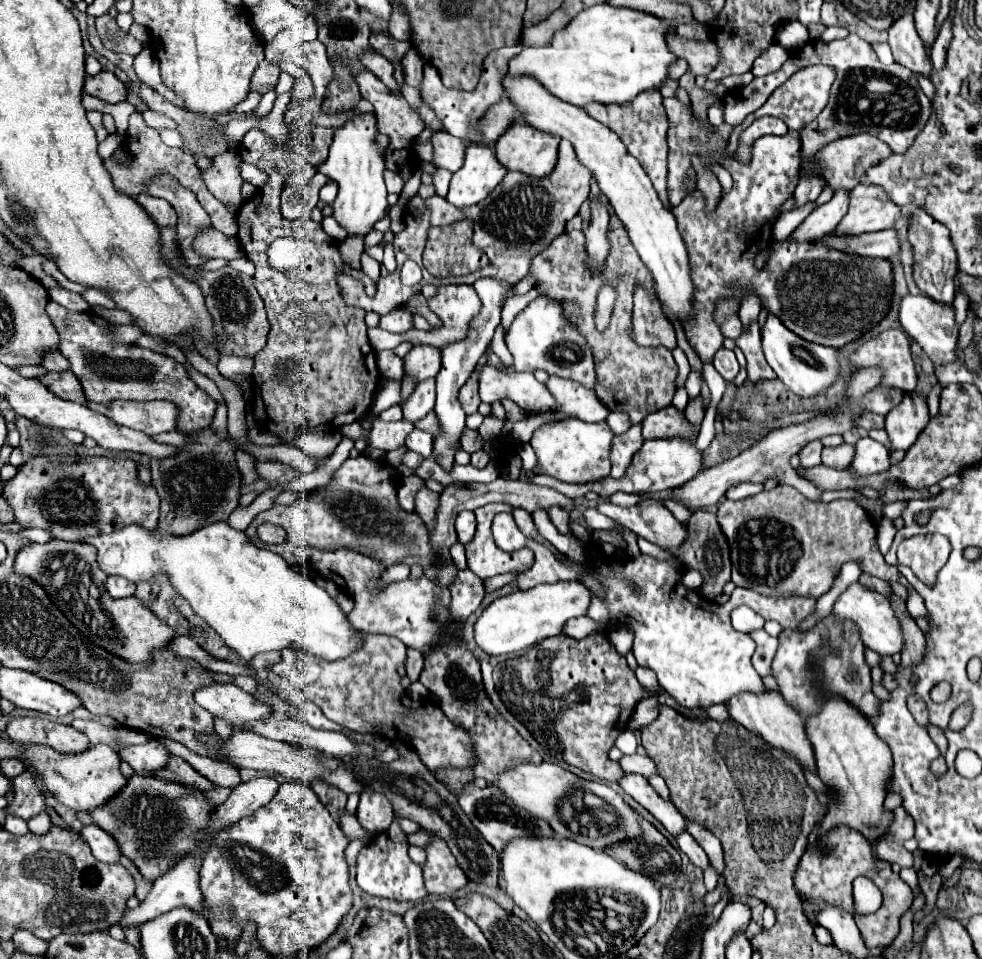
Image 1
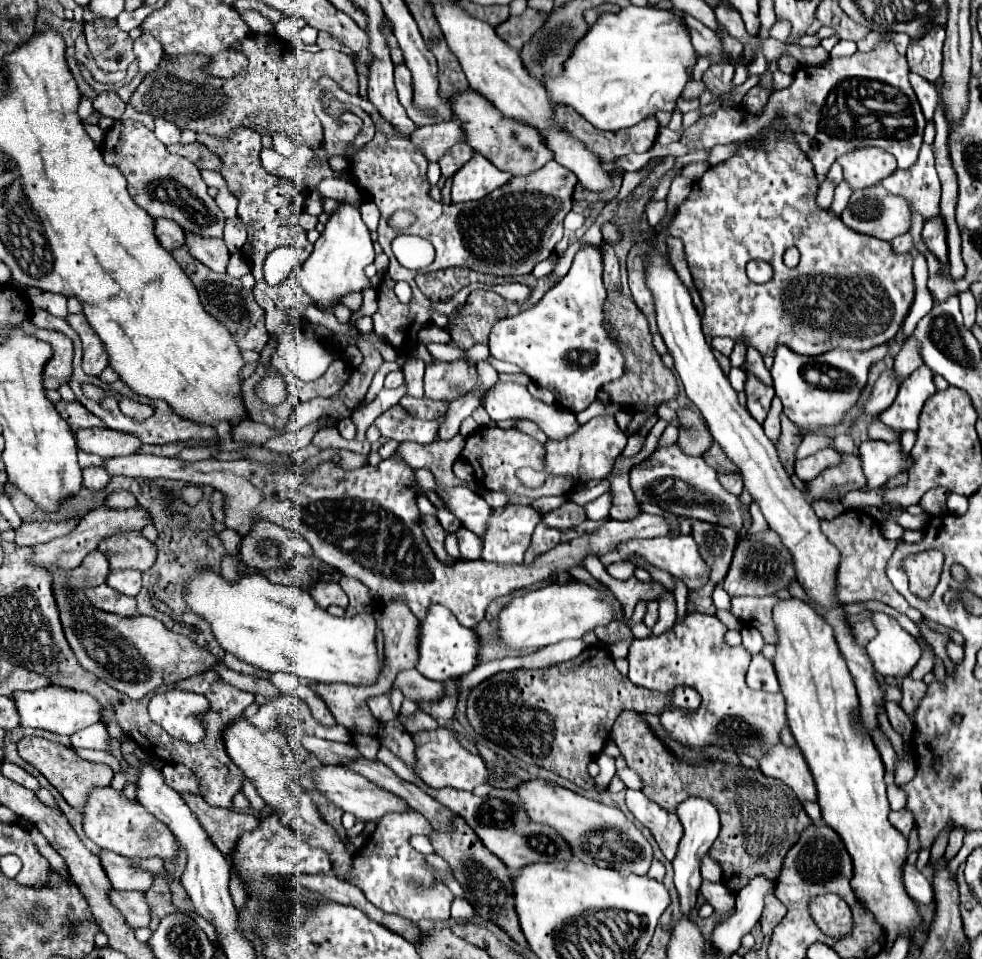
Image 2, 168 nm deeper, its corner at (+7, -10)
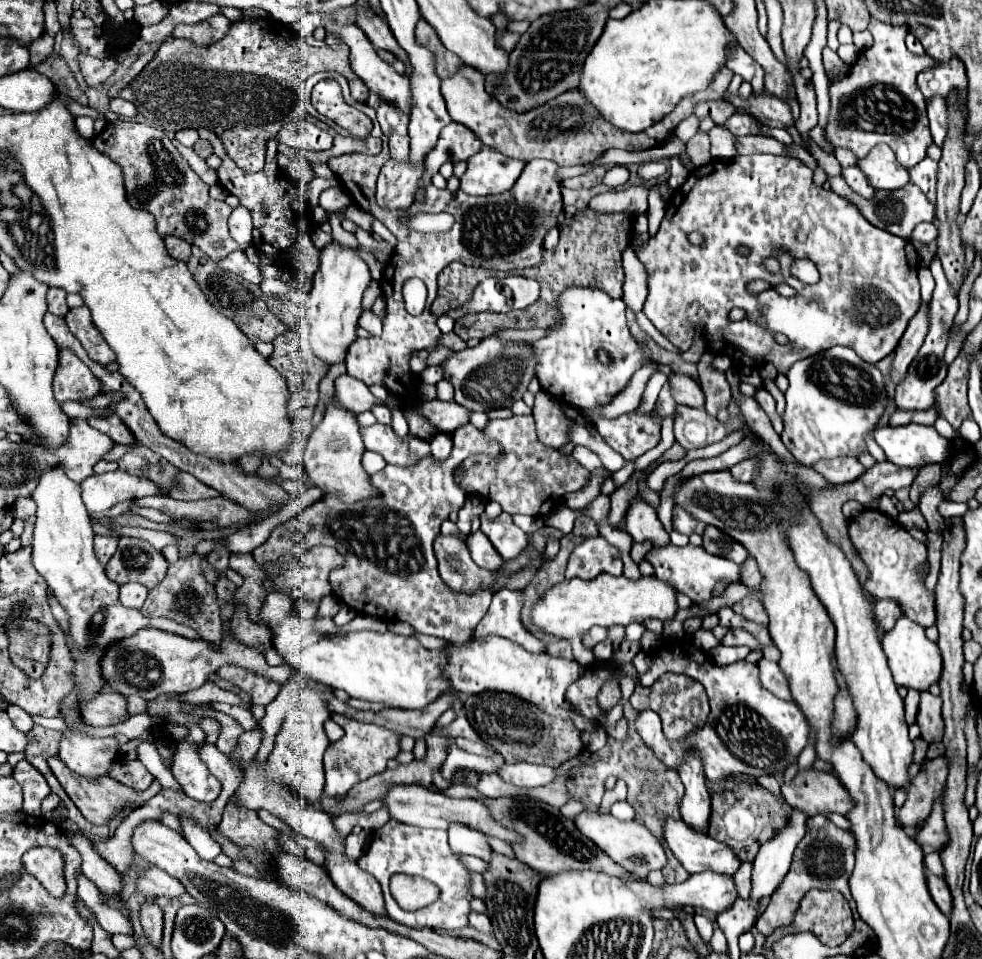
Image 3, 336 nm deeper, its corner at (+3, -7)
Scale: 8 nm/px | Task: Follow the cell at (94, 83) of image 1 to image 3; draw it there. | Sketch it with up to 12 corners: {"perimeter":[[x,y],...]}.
{"perimeter":[[111,99],[111,111],[135,117],[137,109],[125,99]]}

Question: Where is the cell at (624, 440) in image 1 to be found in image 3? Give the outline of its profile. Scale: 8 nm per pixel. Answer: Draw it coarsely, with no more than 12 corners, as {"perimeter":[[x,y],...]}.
{"perimeter":[[635,499],[625,531],[635,541],[669,543],[653,507]]}

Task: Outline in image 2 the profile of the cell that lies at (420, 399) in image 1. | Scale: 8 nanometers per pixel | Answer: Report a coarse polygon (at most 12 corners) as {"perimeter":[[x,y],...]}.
{"perimeter":[[431,358],[425,398],[457,400],[477,388],[467,360]]}

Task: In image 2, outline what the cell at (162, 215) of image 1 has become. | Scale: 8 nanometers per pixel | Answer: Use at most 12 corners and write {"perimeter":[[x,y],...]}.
{"perimeter":[[155,220],[155,236],[165,250],[185,244],[183,230],[173,220]]}

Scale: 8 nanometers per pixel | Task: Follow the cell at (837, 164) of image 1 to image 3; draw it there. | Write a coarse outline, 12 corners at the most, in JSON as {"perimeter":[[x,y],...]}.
{"perimeter":[[889,145],[857,161],[875,189],[901,189],[909,173]]}

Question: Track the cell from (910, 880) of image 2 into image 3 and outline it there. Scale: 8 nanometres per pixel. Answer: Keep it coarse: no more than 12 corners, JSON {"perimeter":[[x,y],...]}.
{"perimeter":[[927,873],[935,905],[949,917],[951,893],[945,879]]}

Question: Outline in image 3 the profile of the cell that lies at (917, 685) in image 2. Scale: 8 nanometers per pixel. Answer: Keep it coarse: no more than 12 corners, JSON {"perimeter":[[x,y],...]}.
{"perimeter":[[921,691],[917,725],[927,743],[943,739],[941,697]]}

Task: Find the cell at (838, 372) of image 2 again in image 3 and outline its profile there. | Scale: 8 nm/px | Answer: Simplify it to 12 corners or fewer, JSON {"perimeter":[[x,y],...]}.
{"perimeter":[[831,347],[787,371],[781,439],[801,465],[857,457],[879,369]]}

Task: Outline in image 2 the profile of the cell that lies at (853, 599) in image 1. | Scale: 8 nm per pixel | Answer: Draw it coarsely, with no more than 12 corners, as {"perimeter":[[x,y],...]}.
{"perimeter":[[883,612],[869,656],[881,676],[909,676],[919,642]]}

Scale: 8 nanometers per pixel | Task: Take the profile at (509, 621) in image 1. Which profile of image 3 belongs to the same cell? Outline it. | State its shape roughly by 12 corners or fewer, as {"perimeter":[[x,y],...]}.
{"perimeter":[[565,579],[531,609],[537,629],[571,643],[577,663],[593,627],[673,619],[659,579]]}

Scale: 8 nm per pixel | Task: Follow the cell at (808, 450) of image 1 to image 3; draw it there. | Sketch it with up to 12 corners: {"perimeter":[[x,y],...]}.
{"perimeter":[[855,457],[811,465],[829,483],[849,483],[865,467]]}

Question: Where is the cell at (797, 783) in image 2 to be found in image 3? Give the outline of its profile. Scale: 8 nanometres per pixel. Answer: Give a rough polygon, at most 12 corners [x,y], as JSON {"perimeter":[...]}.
{"perimeter":[[799,769],[781,795],[807,817],[845,815],[849,793],[833,773]]}

